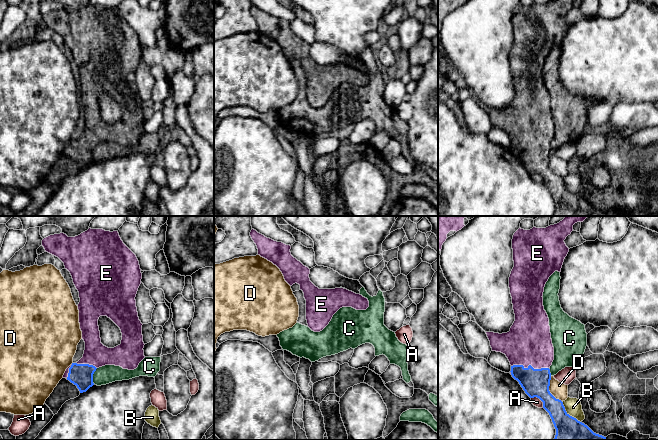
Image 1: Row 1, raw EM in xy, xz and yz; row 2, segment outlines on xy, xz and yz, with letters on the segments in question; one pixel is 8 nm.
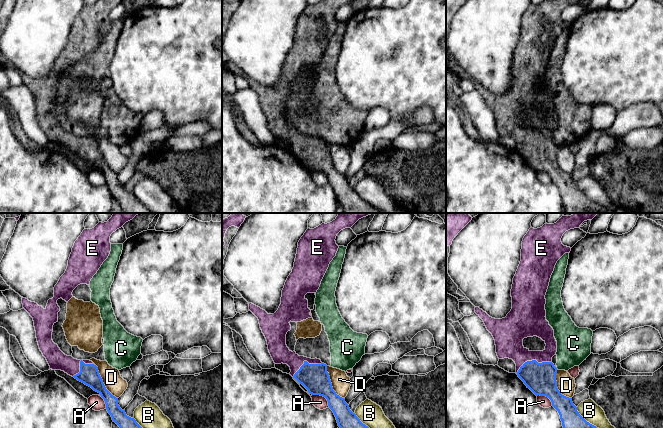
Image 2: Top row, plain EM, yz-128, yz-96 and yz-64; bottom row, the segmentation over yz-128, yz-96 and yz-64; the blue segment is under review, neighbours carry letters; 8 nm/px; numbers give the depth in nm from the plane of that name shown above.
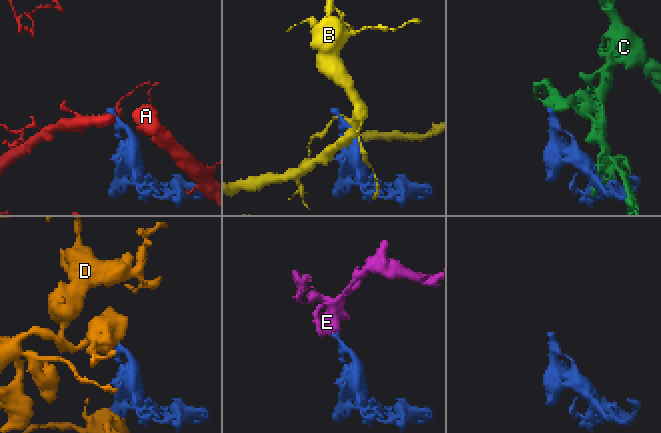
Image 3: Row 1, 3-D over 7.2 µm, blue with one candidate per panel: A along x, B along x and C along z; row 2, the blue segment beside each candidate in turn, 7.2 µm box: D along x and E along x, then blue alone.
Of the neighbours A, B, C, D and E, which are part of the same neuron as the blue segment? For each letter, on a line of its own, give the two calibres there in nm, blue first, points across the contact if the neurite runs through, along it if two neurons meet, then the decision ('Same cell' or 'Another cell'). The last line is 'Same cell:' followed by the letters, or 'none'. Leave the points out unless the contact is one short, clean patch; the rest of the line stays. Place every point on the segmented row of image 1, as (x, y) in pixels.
A: Thickness 220 nm (blue) against 70 nm. Boundary: yz (531, 397), (537, 397), (542, 402), (543, 407). Another cell
B: Thickness 300 nm (blue) against 140 nm. Another cell
C: Thickness 190 nm (blue) against 150 nm. Another cell
D: Thickness 220 nm (blue) against 130 nm. Another cell
E: Thickness 220 nm (blue) against 360 nm. Path across: yz (535, 382), (530, 365), (528, 342). Same cell
Same cell: E

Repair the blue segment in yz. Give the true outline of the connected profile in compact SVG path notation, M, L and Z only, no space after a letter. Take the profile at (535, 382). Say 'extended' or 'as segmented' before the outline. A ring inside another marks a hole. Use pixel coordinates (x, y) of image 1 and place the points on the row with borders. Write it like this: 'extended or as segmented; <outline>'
extended; M566 216L557 224L546 228L533 227L530 230L519 228L513 235L512 249L514 267L509 277L509 288L512 297L515 321L507 333L486 332L490 341L492 351L501 352L508 358L512 377L519 382L525 393L530 397L537 397L543 402L543 408L549 413L556 435L554 440L606 440L606 437L594 433L587 425L570 416L563 405L563 402L556 399L549 391L551 373L550 366L554 360L554 347L552 344L549 318L543 306L543 292L549 277L555 272L561 272L565 257L569 252L564 240L573 231L573 225L583 222L588 216Z

